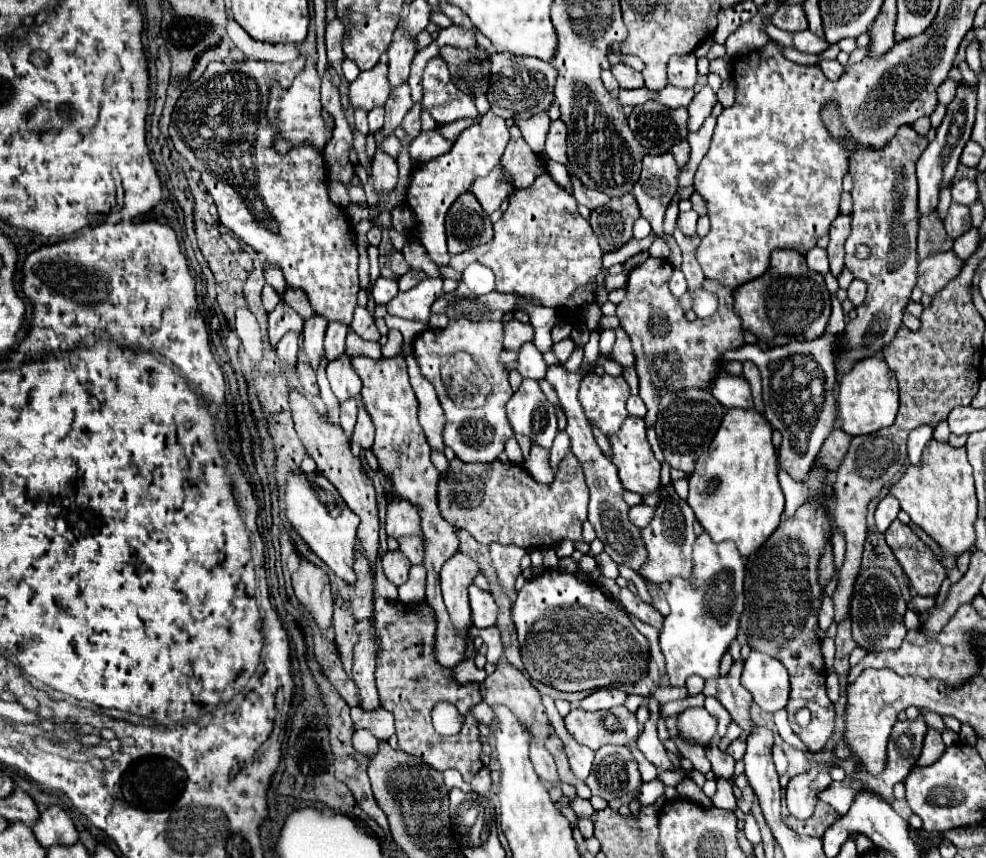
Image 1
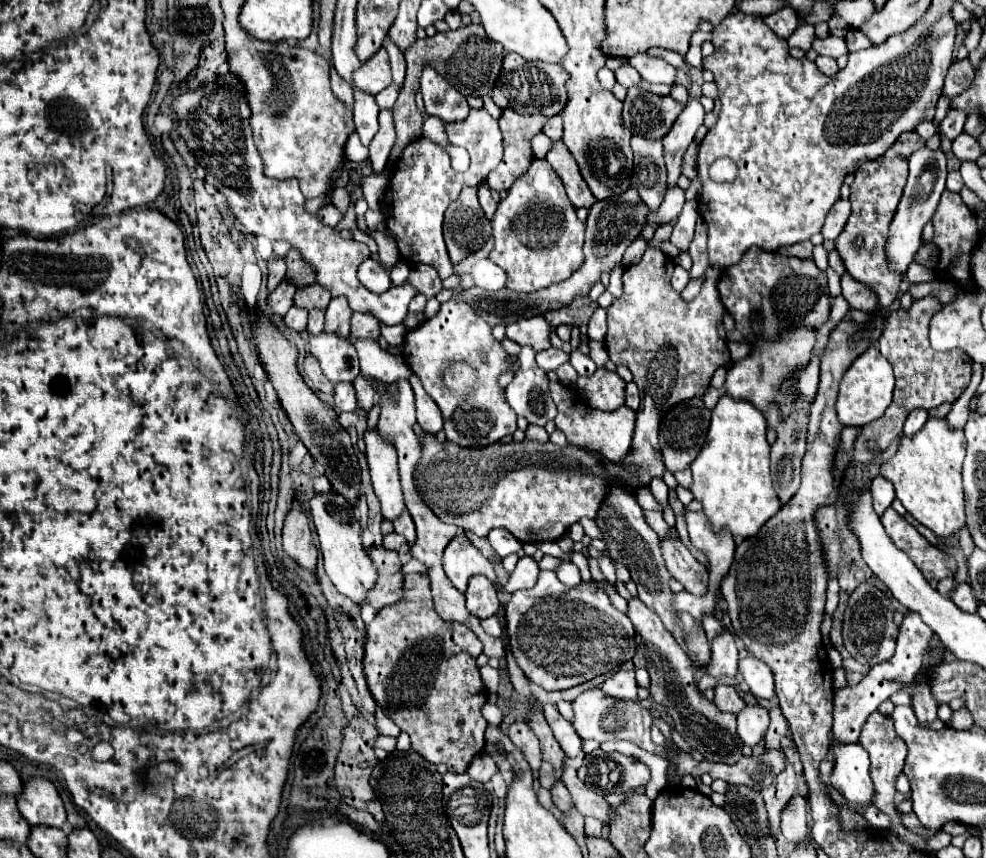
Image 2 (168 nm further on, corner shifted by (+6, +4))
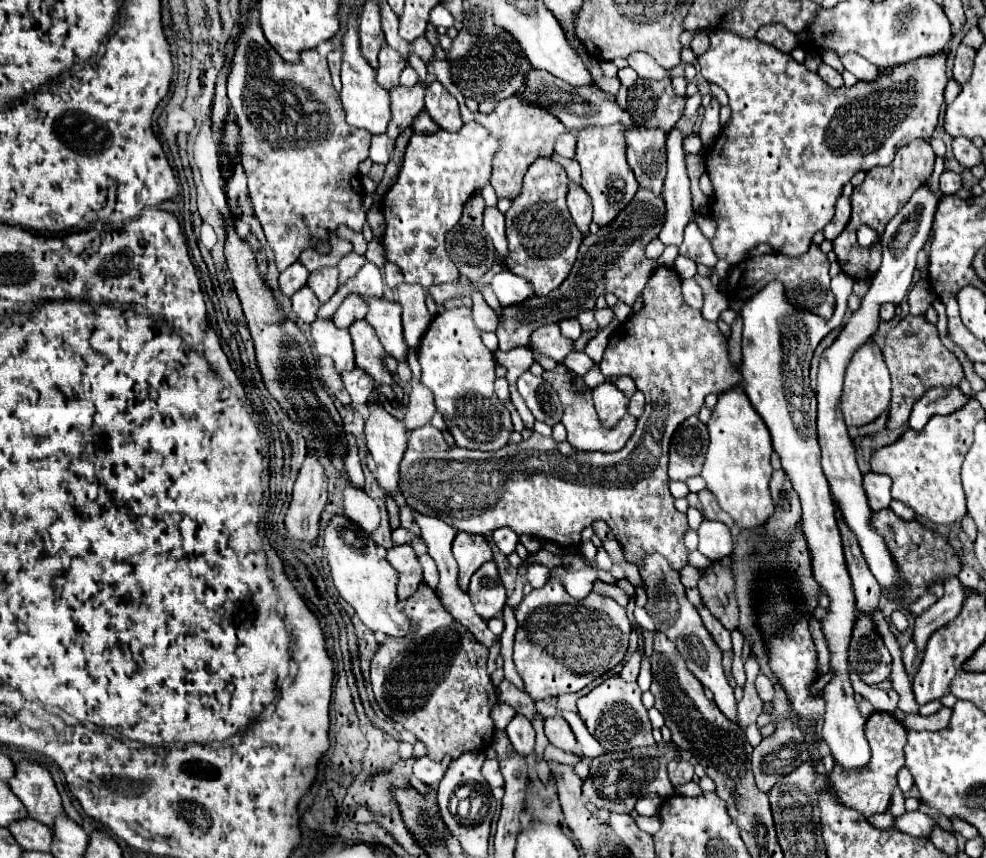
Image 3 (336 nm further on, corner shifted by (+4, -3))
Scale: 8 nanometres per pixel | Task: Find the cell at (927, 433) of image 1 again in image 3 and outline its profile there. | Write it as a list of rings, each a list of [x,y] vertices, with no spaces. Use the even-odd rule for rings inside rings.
[[[931,388],[931,392],[925,392],[925,396],[915,404],[911,418],[909,418],[909,428],[919,432],[925,428],[931,416],[945,416],[951,414],[967,404],[967,396],[961,390],[955,392],[943,392],[943,388]]]

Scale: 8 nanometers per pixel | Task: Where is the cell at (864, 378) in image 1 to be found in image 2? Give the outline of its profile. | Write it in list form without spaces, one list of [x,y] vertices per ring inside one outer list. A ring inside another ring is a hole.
[[[871,347],[861,357],[853,361],[853,365],[845,371],[843,381],[839,385],[839,399],[837,399],[837,415],[841,425],[865,427],[867,423],[883,417],[885,409],[893,397],[893,369],[889,361],[879,353],[879,349]]]

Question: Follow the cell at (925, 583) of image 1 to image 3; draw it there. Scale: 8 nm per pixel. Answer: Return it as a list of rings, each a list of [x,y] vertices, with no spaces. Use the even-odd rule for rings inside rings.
[[[891,508],[883,512],[873,512],[873,528],[881,532],[885,538],[891,554],[895,556],[899,568],[903,568],[903,574],[909,580],[911,586],[911,598],[919,598],[933,582],[945,582],[949,576],[957,576],[961,572],[961,562],[955,554],[955,550],[949,546],[949,542],[939,536],[937,532],[925,530],[917,520],[903,522],[901,518],[895,516]]]

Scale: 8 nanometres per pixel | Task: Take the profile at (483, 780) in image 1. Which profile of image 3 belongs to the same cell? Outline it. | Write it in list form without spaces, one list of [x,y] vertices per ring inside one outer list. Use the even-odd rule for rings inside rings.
[[[485,760],[481,772],[483,772],[483,778],[489,782],[491,788],[503,786],[503,776],[501,776],[501,770],[499,770],[497,760]]]

